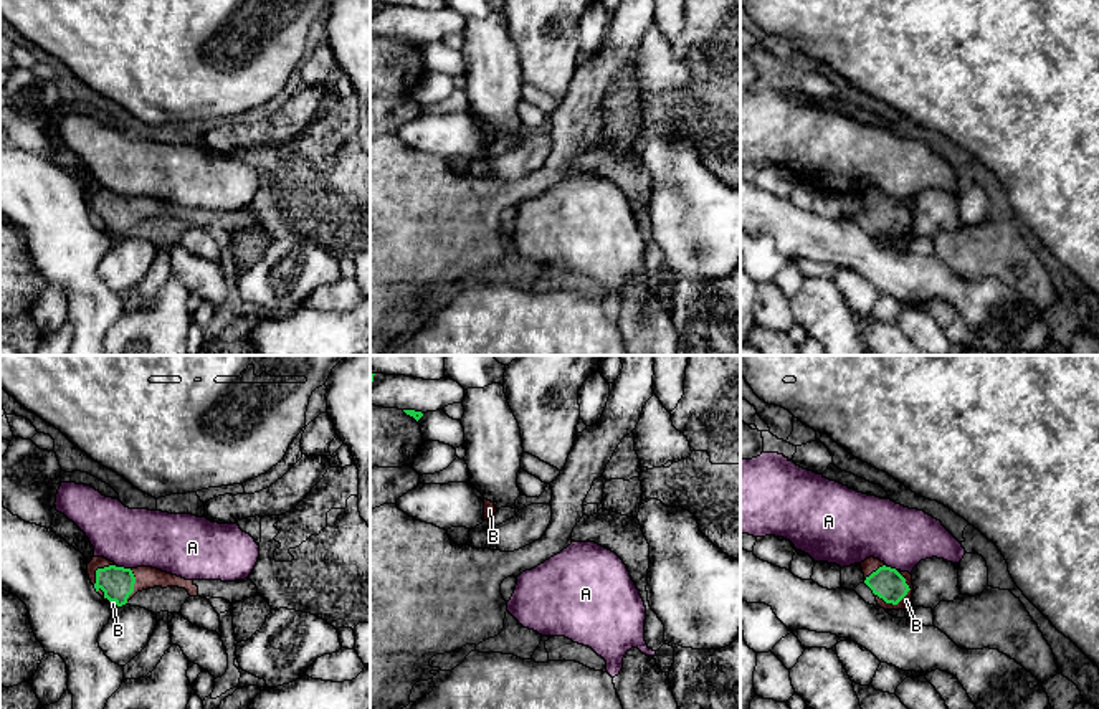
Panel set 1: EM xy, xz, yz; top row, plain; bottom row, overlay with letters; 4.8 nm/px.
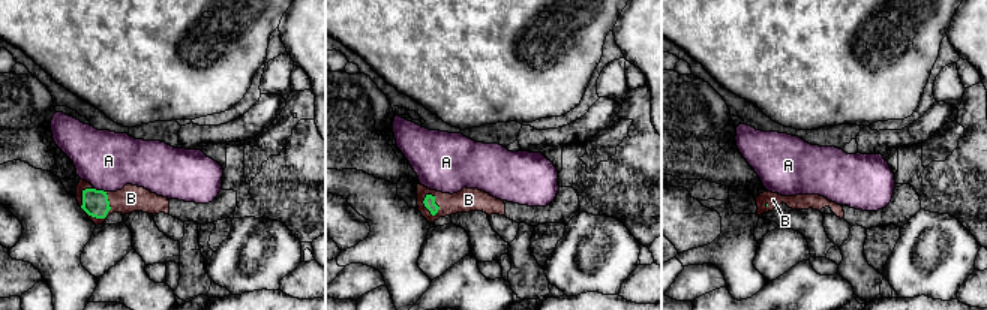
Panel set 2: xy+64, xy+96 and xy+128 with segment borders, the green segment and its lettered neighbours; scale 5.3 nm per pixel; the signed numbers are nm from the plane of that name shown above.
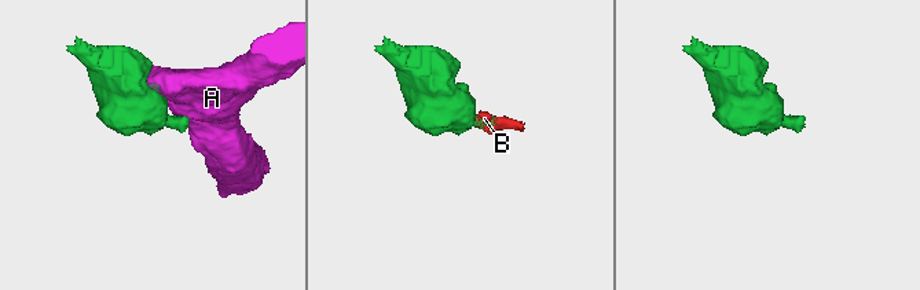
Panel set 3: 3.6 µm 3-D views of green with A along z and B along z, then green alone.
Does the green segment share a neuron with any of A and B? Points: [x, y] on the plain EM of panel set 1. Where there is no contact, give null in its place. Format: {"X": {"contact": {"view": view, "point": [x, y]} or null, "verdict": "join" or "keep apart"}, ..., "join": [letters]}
{"A": {"contact": {"view": "xy", "point": [123, 197]}, "verdict": "keep apart"}, "B": {"contact": {"view": "yz", "point": [893, 233]}, "verdict": "join"}, "join": ["B"]}

